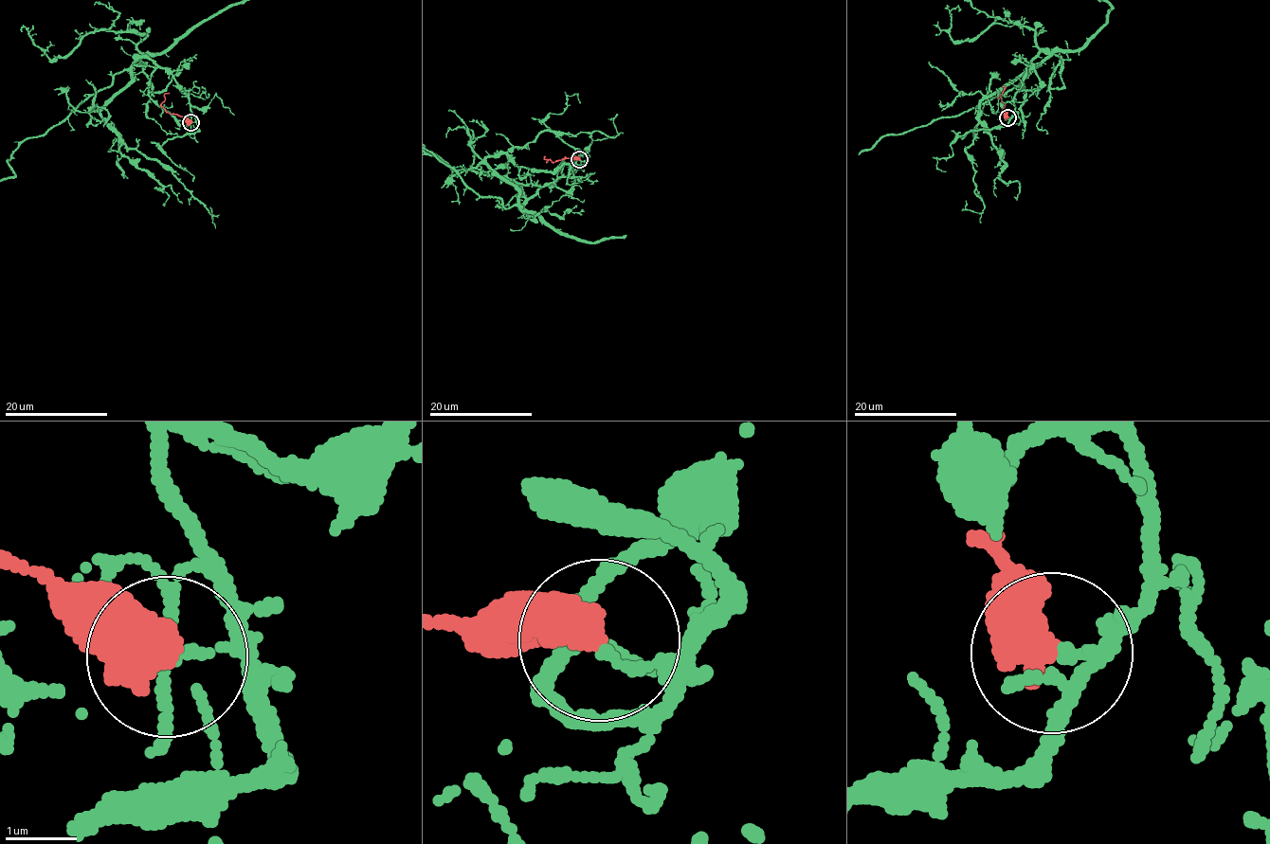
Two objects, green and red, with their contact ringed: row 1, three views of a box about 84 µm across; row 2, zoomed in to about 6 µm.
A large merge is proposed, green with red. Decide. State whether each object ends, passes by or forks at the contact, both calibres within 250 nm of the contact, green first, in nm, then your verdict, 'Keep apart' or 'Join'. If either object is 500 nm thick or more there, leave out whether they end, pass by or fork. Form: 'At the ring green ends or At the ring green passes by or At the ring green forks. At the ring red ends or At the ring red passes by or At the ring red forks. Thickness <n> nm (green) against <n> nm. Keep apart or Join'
Thickness 130 nm (green) against 600 nm. Keep apart

